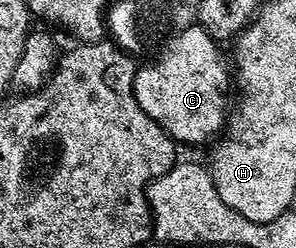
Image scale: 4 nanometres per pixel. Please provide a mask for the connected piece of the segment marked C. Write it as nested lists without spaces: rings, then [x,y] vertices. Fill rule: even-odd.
[[[192,24],[178,31],[162,47],[163,55],[156,62],[140,65],[135,71],[137,104],[176,143],[188,142],[191,146],[210,143],[224,129],[229,117],[227,89],[233,86],[233,70],[228,55],[226,58],[219,46],[202,26]]]

